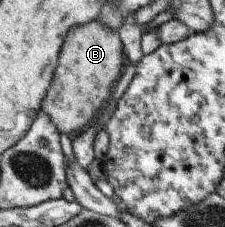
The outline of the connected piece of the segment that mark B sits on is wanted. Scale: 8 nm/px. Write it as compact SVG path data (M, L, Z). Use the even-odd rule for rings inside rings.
M97 19L86 26L72 28L64 38L52 82L46 90L40 110L46 112L59 134L74 135L84 130L108 103L124 65L123 48L117 30L106 28Z

